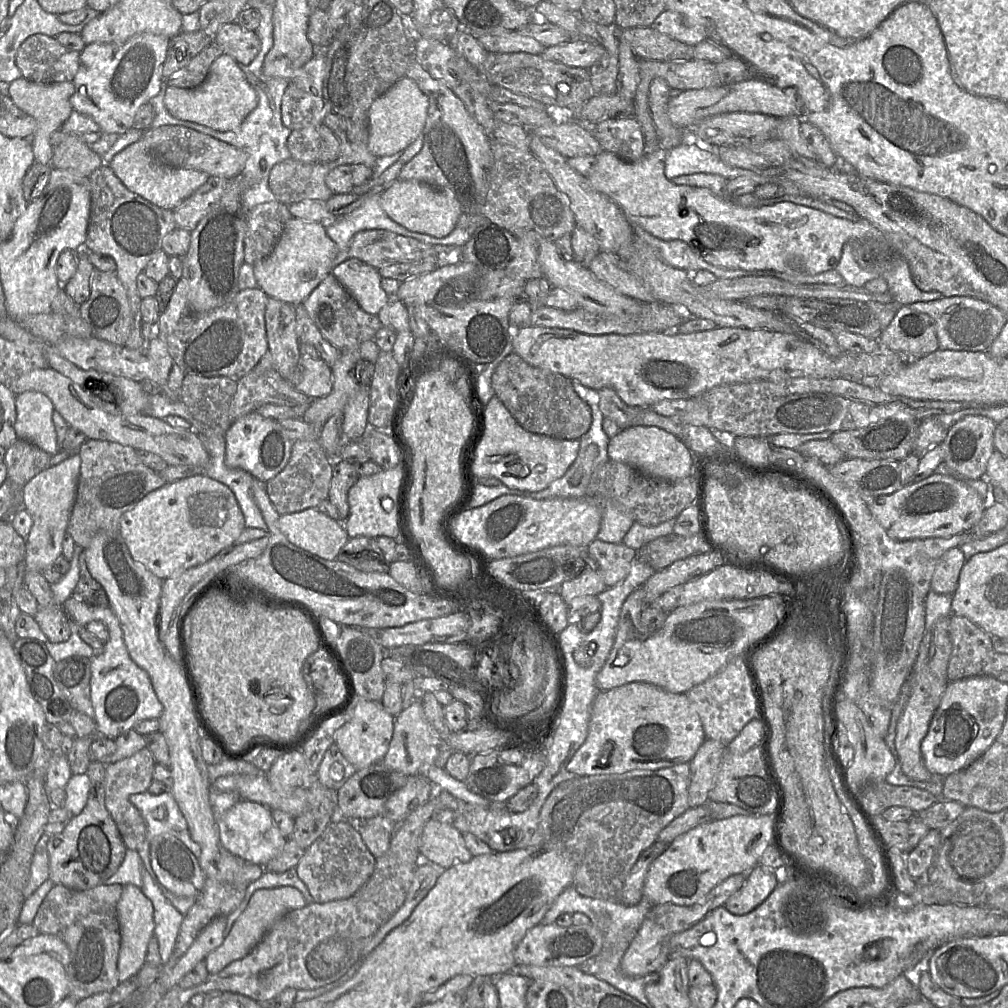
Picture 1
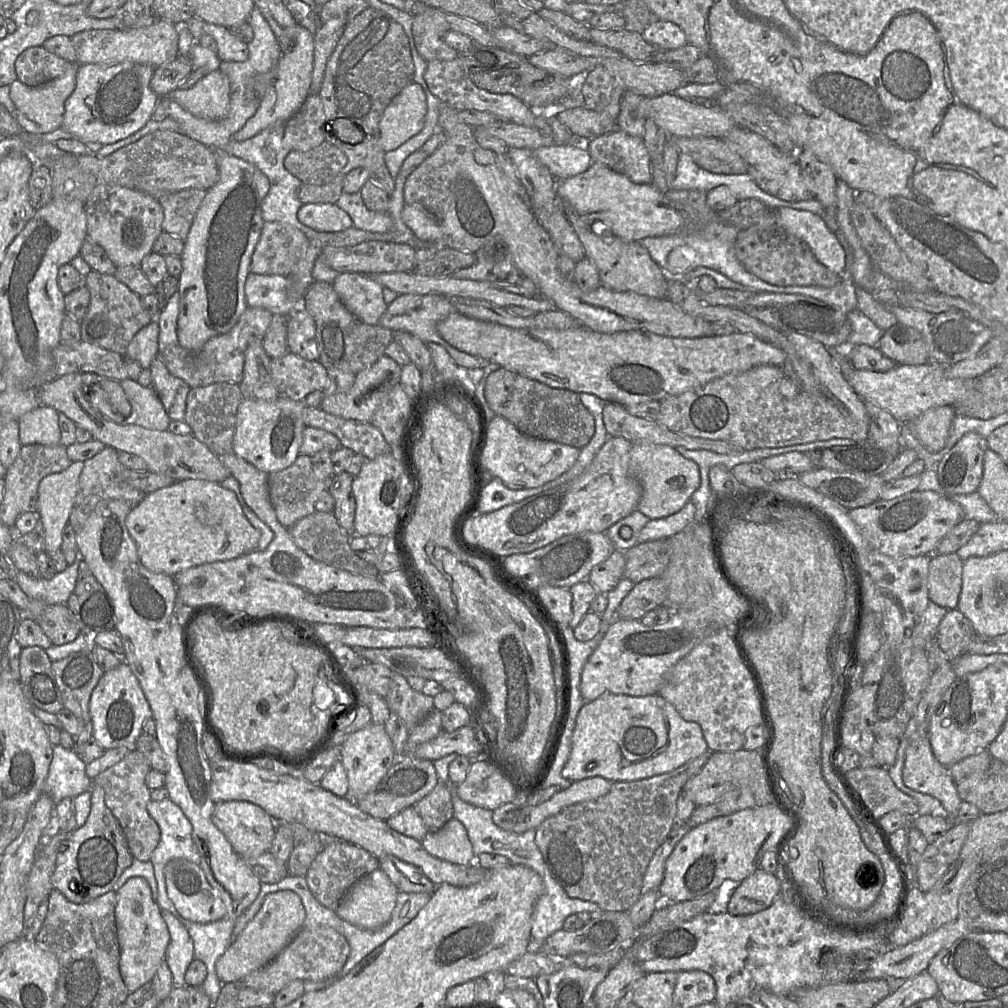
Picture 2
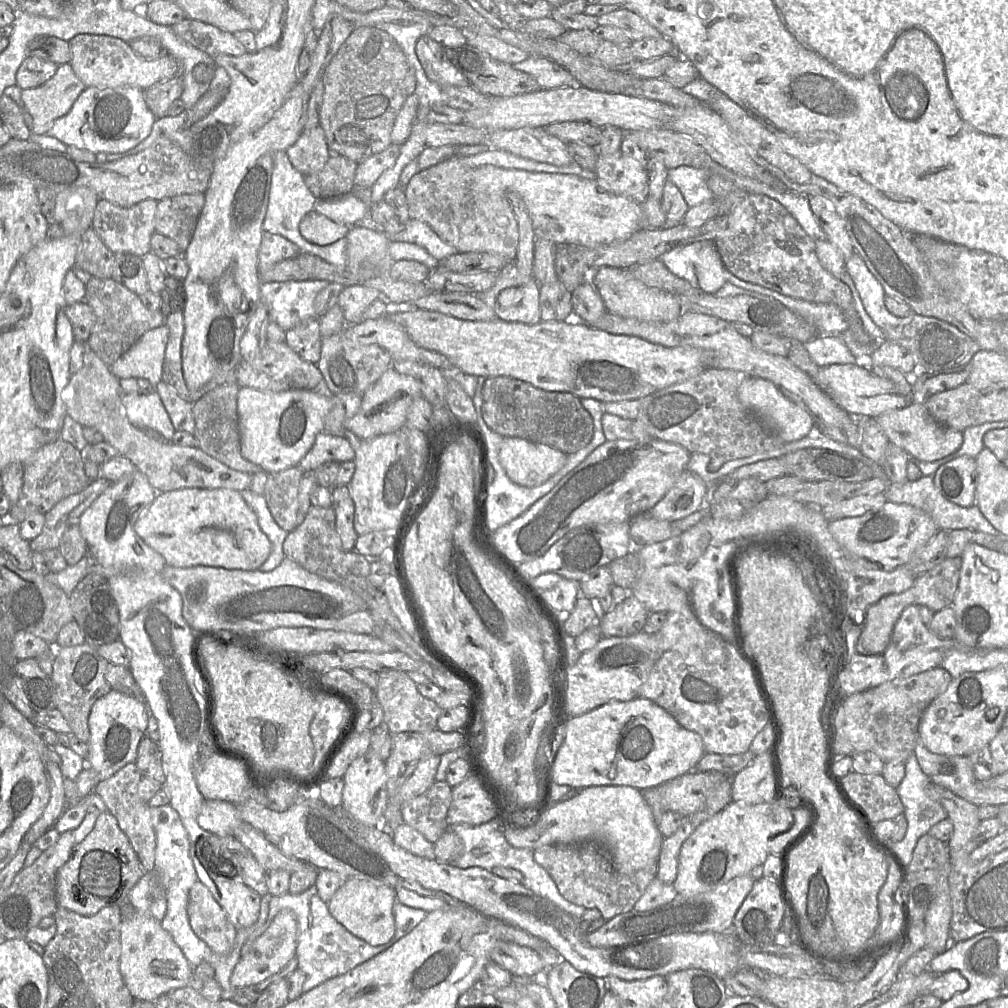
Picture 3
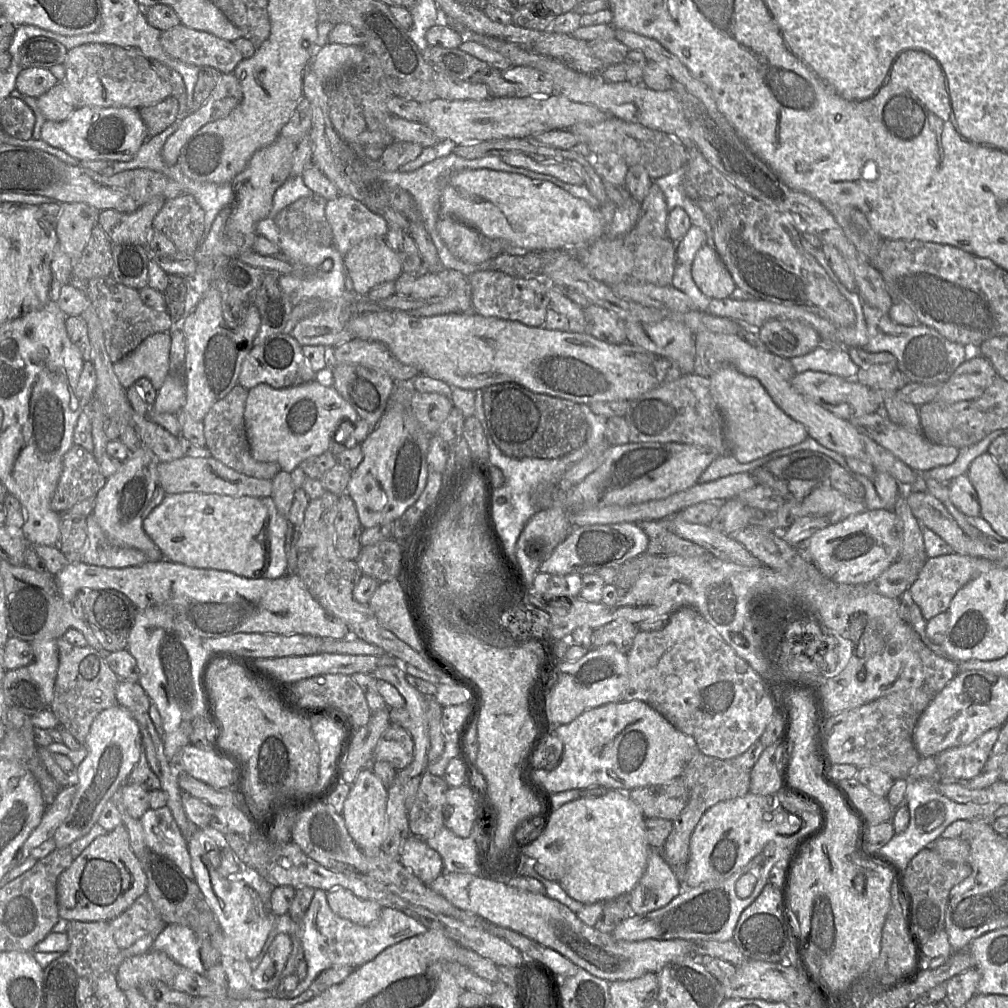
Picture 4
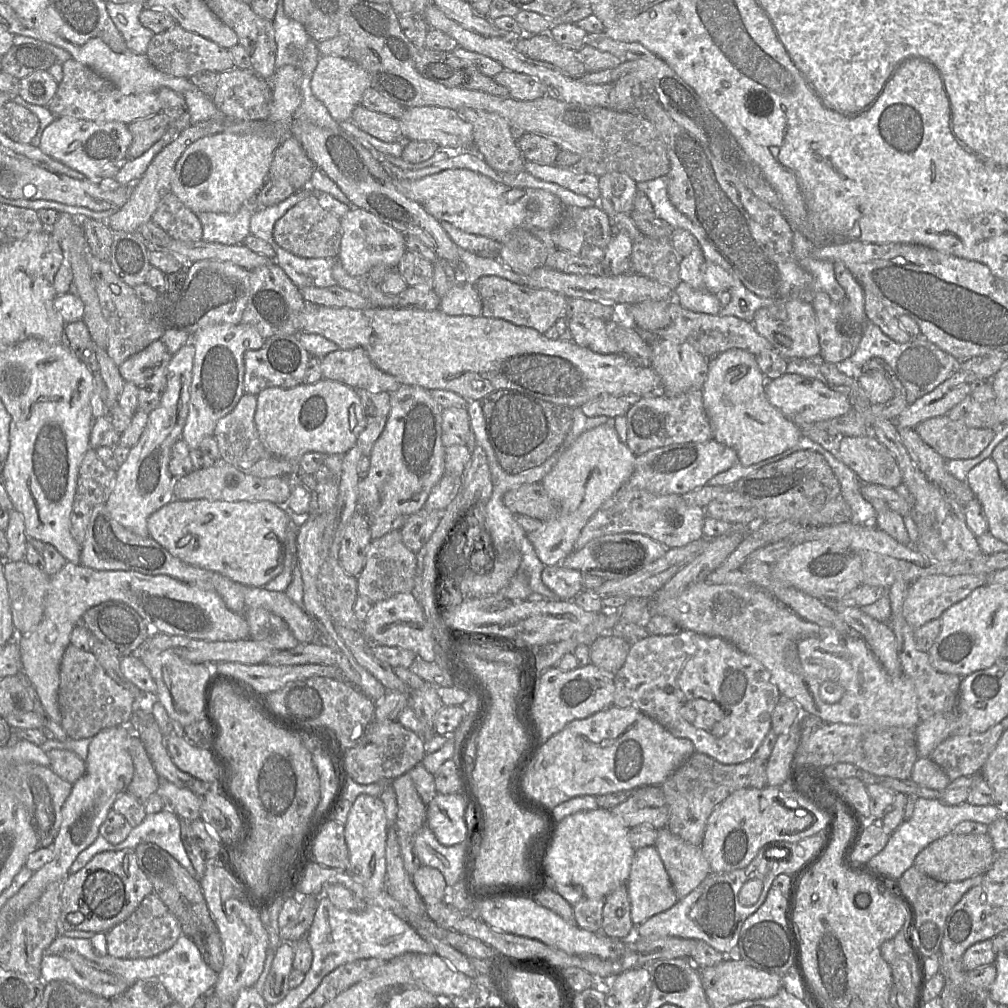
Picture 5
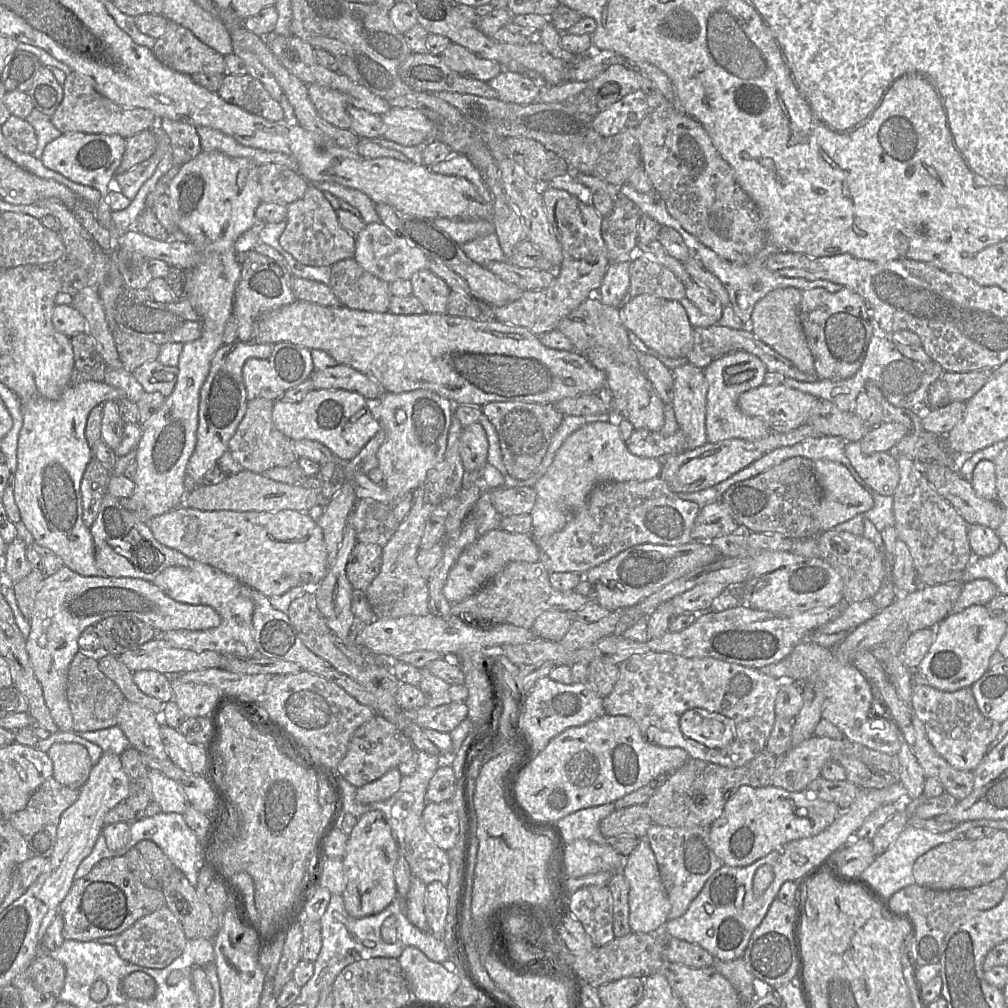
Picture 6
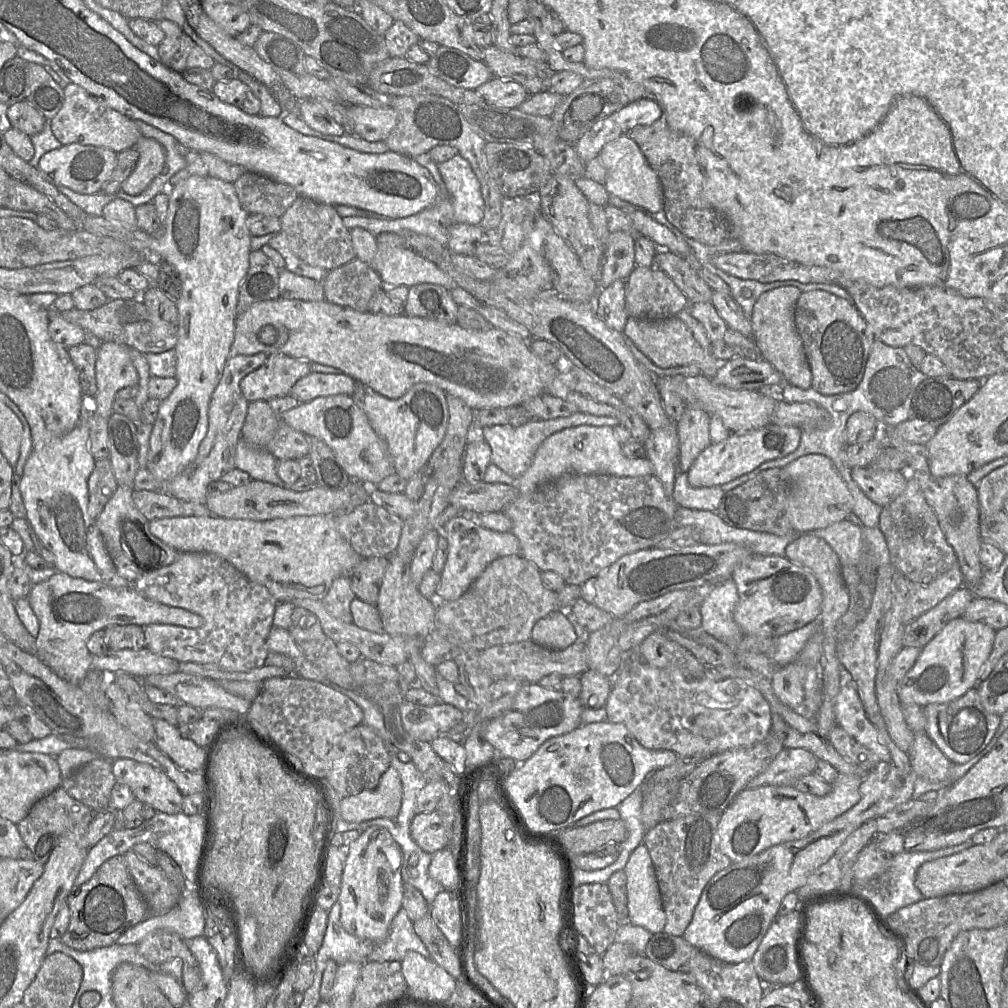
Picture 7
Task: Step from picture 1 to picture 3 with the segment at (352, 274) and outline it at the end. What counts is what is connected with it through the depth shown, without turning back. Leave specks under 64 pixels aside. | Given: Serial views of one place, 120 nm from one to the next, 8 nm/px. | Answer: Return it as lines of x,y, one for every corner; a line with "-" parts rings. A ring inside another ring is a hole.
361,283
348,284
339,294
340,307
347,324
357,324
363,320
363,312
375,300
383,298
379,290

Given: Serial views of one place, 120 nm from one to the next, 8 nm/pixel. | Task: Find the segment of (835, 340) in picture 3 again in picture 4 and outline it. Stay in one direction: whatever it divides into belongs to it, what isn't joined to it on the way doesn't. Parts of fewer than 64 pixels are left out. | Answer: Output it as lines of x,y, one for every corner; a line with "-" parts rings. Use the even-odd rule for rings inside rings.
821,344
812,352
791,360
797,374
806,371
824,372
843,379
855,379
860,369
851,359
847,348
827,349

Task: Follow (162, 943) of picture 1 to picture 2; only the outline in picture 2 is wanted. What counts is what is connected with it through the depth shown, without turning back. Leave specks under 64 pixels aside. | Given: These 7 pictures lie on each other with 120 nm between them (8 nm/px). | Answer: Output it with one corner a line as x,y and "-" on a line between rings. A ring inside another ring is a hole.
162,910
161,915
170,933
165,961
172,973
174,985
187,986
185,973
195,959
193,940
184,924
176,916
167,910

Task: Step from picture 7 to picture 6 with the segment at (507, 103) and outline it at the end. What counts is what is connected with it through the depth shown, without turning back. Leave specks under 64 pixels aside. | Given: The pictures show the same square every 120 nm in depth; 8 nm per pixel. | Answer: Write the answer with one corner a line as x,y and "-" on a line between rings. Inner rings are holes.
504,69
487,82
497,92
497,98
515,104
531,104
540,94
541,85
526,74

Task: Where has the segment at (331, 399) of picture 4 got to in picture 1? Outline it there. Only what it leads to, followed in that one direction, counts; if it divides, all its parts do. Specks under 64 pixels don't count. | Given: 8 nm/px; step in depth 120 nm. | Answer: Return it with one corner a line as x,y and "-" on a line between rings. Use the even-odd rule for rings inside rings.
254,411
236,419
225,433
225,464
241,469
254,478
267,482
287,465
292,450
292,441
277,421
265,418

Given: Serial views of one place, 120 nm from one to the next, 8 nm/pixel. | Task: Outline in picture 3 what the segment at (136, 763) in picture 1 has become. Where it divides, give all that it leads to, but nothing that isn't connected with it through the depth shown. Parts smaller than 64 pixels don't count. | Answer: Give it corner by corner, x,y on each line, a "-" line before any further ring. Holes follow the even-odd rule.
135,762
128,763
113,776
100,781
94,792
105,802
108,811
115,816
121,830
129,838
145,872
155,870
156,834
151,822
150,806
138,795
138,783
142,775

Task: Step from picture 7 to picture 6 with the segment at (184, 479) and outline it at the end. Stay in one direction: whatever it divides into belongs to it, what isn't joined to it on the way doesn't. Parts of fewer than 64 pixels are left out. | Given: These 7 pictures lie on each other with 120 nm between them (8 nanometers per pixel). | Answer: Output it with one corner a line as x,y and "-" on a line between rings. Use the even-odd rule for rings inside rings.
236,340
223,344
214,354
208,376
200,389
197,441
186,473
195,483
201,484
204,475
216,465
220,457
228,451
230,439
235,434
247,409
247,394
242,371
250,358
266,359
271,355
273,345
253,341

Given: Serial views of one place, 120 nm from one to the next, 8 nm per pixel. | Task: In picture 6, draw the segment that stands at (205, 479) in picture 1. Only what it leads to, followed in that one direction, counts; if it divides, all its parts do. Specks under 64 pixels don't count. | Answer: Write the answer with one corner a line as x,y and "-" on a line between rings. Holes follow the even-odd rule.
178,506
150,519
148,526
162,545
210,565
268,598
296,586
314,588
328,573
323,530
307,512
203,511

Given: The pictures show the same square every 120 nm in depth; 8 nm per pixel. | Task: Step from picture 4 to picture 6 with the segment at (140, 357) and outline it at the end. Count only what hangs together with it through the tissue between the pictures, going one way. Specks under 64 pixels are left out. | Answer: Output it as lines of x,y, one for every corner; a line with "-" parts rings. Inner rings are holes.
155,359
143,363
132,374
146,393
160,392
167,398
175,387
178,368
165,366

